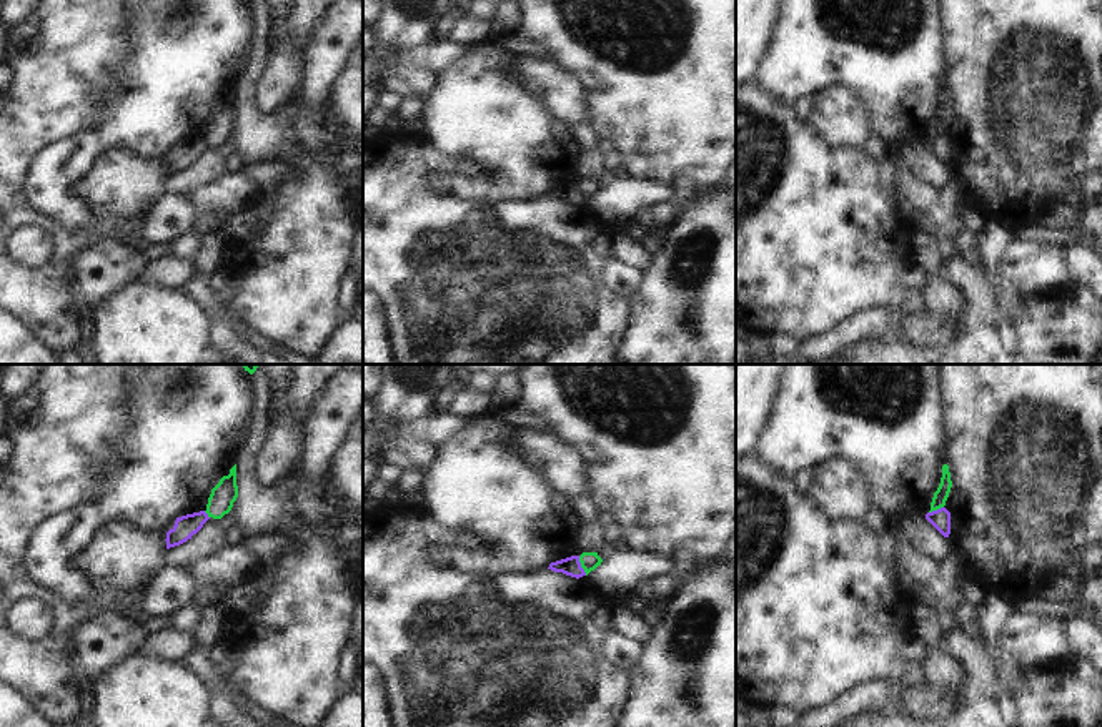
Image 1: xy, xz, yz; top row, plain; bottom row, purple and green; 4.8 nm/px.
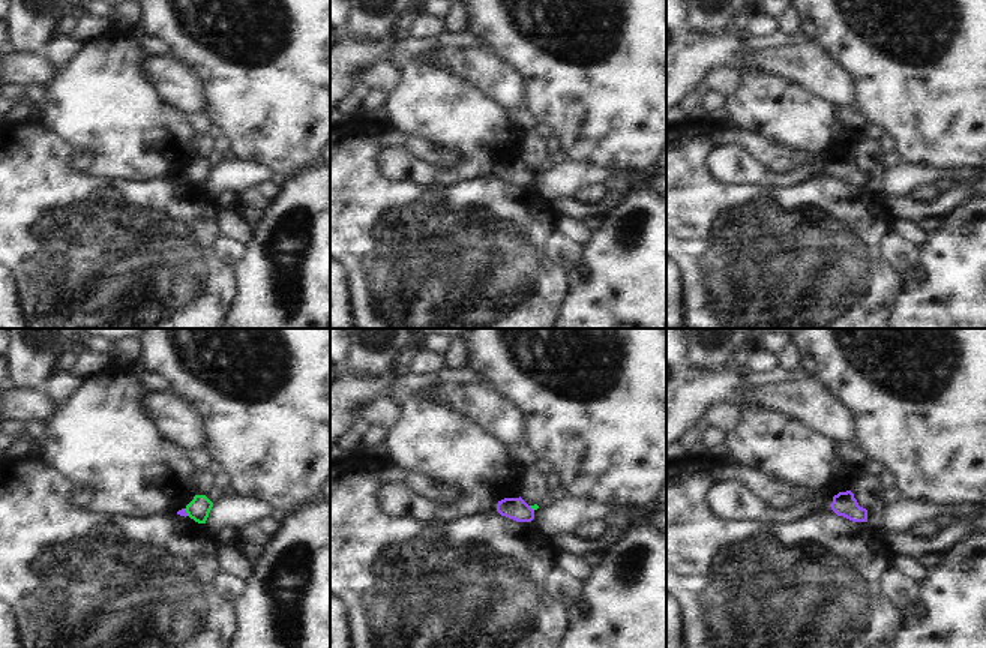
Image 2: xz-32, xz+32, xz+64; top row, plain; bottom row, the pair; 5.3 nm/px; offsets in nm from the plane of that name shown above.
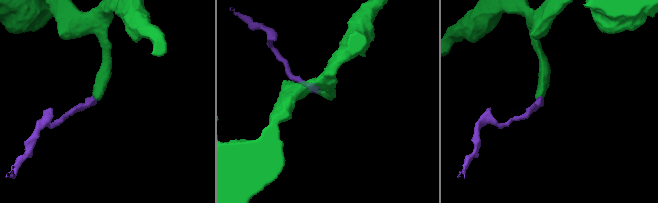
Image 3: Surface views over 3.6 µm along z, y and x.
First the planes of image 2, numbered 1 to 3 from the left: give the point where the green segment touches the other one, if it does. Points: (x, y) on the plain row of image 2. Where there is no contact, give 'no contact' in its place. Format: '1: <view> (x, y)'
1: xz-32 (185, 176)
2: xz+32 (532, 173)
3: no contact

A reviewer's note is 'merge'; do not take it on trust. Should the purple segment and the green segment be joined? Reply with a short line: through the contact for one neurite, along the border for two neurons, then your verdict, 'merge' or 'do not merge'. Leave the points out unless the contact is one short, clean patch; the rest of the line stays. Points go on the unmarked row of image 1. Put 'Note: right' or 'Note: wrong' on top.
Note: wrong
line xz (578, 183), (580, 193), (586, 202); do not merge

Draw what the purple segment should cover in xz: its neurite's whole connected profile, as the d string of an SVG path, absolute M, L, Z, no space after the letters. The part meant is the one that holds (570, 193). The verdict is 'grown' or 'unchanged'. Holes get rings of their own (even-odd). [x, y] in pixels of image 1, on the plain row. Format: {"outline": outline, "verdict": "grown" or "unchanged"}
{"outline": "M571 183L571 185L551 190L548 196L554 200L563 200L576 206L586 203L584 196L581 195L579 183Z", "verdict": "unchanged"}

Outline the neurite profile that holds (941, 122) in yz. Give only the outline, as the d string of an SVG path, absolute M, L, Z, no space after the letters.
M944 91L942 93L941 111L939 111L937 118L934 120L929 140L937 138L937 136L946 133L946 128L949 125L951 115L952 115L952 108L951 108L949 93Z

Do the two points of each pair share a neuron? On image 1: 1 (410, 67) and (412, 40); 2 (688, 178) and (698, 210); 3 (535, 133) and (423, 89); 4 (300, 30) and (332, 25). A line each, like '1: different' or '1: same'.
1: different
2: different
3: different
4: different

